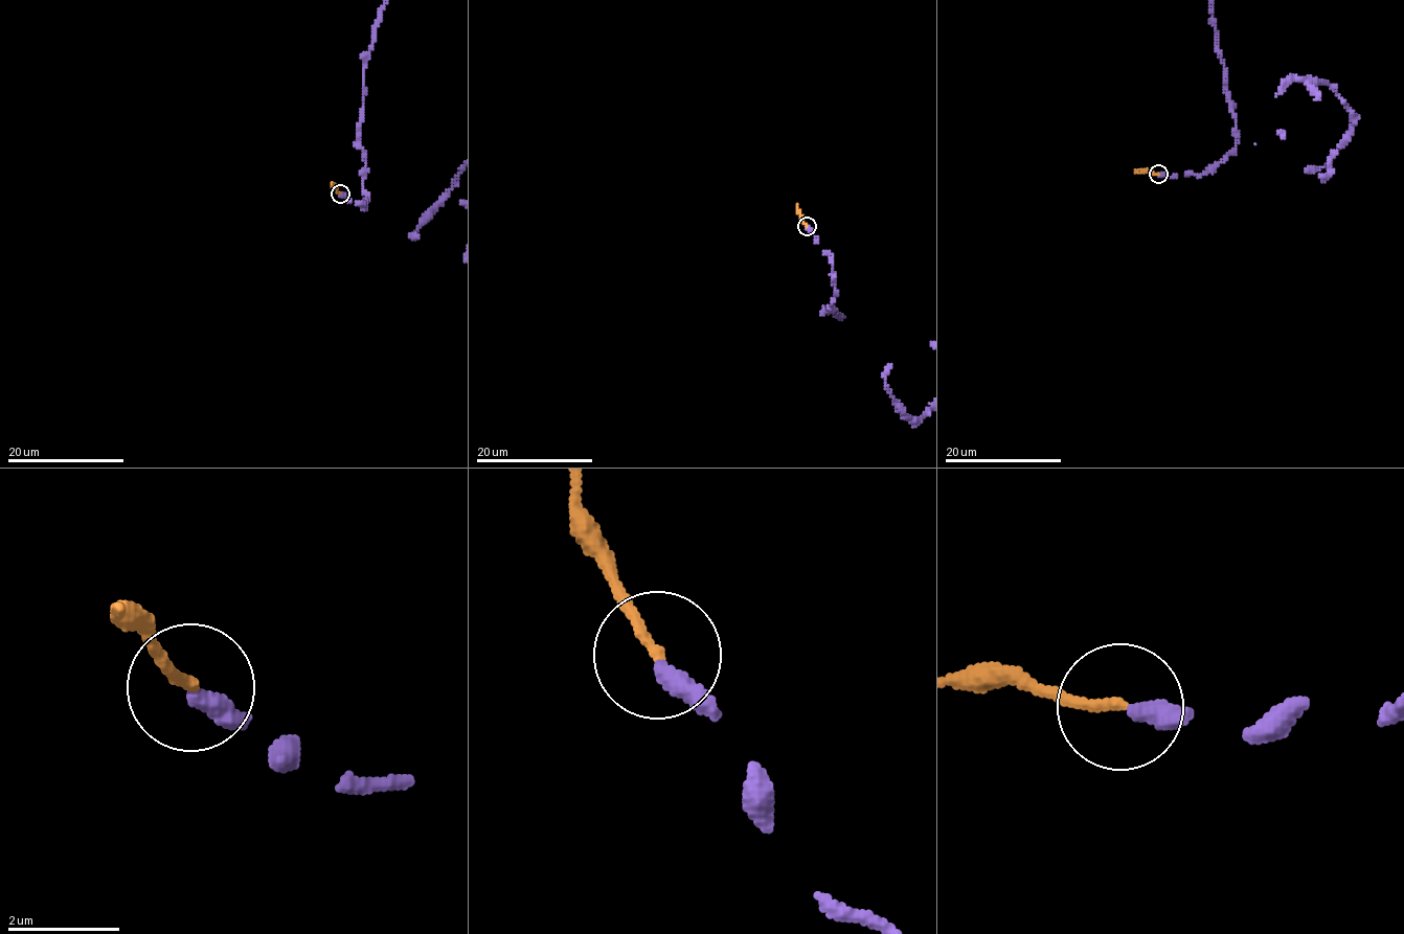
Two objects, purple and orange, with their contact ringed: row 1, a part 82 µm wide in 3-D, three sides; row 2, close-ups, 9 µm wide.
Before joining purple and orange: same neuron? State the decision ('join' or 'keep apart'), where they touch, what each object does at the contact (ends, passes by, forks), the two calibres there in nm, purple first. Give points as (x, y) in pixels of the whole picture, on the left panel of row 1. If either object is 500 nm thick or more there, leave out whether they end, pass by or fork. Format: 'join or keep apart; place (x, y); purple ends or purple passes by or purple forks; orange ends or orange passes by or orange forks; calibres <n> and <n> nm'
keep apart; place (340, 194); purple ends; orange ends; calibres 360 and 190 nm

